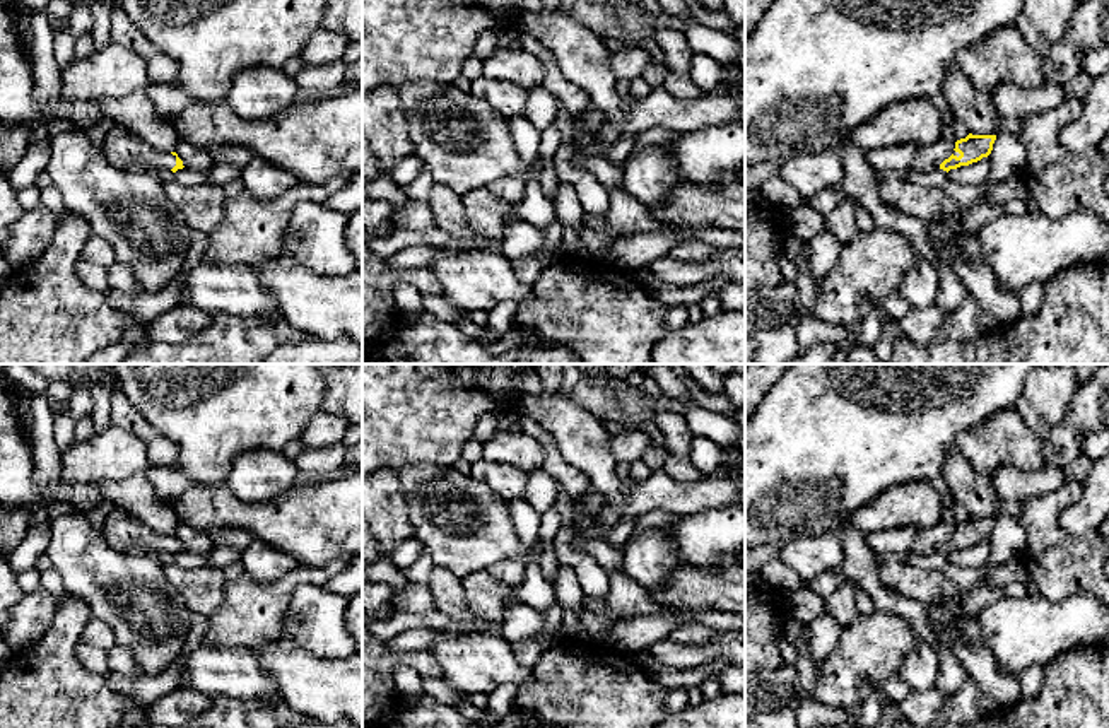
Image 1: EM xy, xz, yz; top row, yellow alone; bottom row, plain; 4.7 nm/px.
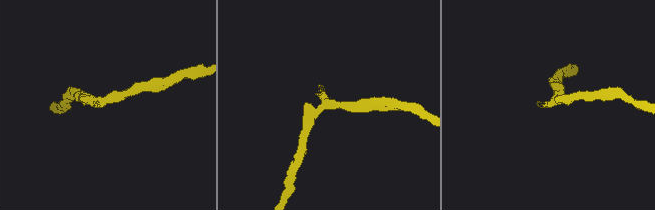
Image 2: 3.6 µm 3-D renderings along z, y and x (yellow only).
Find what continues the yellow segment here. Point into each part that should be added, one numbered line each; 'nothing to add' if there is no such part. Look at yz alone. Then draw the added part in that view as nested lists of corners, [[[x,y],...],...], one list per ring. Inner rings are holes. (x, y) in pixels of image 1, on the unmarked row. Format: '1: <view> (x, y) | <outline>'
nothing to add

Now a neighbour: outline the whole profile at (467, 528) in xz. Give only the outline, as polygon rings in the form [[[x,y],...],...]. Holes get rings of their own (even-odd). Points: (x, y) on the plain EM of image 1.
[[[434,465],[393,467],[415,537],[431,552],[434,567],[443,567],[460,579],[508,561],[530,564],[537,557],[535,545],[526,547],[514,528],[509,502],[499,497],[487,484],[453,467]]]

